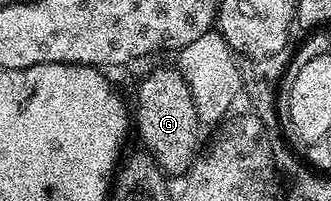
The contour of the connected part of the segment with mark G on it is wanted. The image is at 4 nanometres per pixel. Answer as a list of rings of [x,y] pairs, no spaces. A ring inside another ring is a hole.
[[[179,68],[156,69],[140,81],[136,89],[134,125],[140,128],[140,137],[144,140],[143,148],[152,154],[165,174],[187,174],[198,153],[196,144],[200,141],[202,126],[198,111],[194,111],[194,99],[186,79],[182,79]]]

